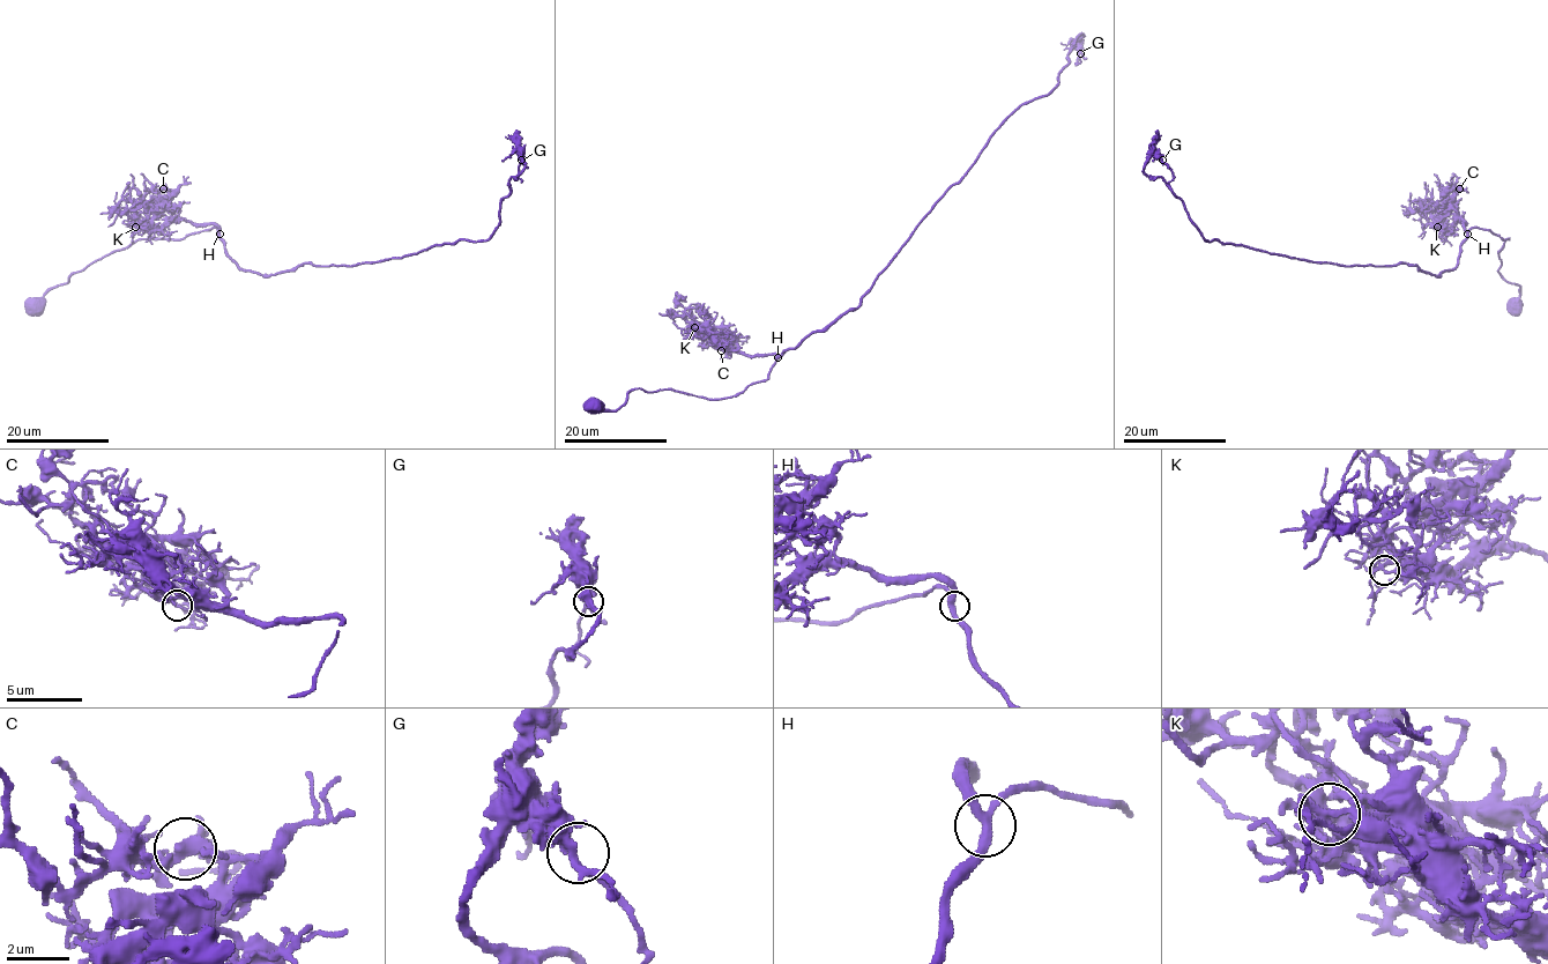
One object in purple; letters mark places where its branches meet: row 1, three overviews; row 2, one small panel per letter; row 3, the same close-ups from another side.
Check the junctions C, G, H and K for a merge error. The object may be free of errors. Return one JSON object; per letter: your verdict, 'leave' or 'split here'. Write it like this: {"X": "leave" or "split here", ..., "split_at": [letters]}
{"C": "leave", "G": "leave", "H": "leave", "K": "split here", "split_at": ["K"]}

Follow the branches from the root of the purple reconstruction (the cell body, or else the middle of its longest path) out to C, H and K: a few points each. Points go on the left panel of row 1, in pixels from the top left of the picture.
C: (37, 303), (73, 274), (138, 240), (185, 238), (211, 227), (218, 230), (184, 221), (163, 188)
H: (37, 303), (73, 274), (138, 240), (185, 238), (211, 227), (220, 234)
K: (37, 303), (73, 274), (138, 240), (185, 238), (211, 227), (218, 230), (213, 224), (186, 221), (135, 227)

